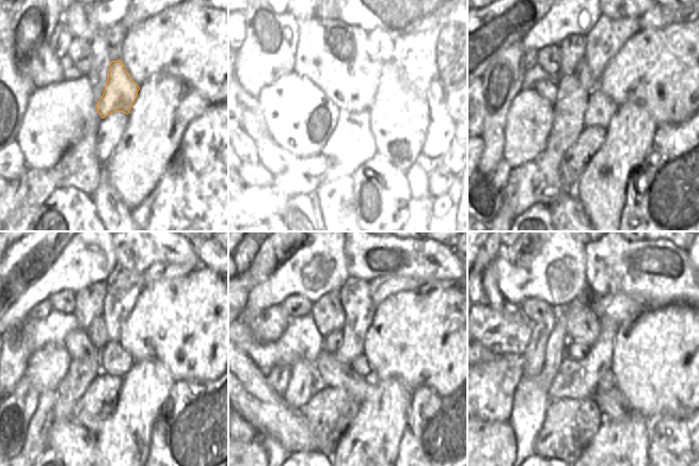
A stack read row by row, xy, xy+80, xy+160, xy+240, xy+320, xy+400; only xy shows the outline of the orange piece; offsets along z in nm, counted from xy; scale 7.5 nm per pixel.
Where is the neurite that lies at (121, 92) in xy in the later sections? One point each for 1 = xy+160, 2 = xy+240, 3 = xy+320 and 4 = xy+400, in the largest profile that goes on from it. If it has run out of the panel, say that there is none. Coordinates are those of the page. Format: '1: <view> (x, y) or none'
1: xy+160 (600, 109)
2: xy+240 (114, 359)
3: xy+320 (361, 366)
4: xy+400 (607, 382)

